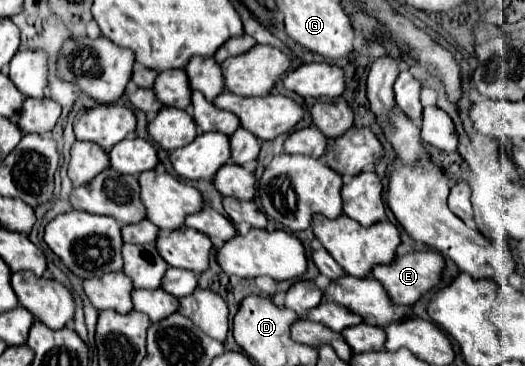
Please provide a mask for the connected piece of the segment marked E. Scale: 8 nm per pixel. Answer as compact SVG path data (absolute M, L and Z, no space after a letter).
M409 252L391 264L377 264L371 276L385 286L391 302L411 306L421 294L439 284L445 260L437 252Z

